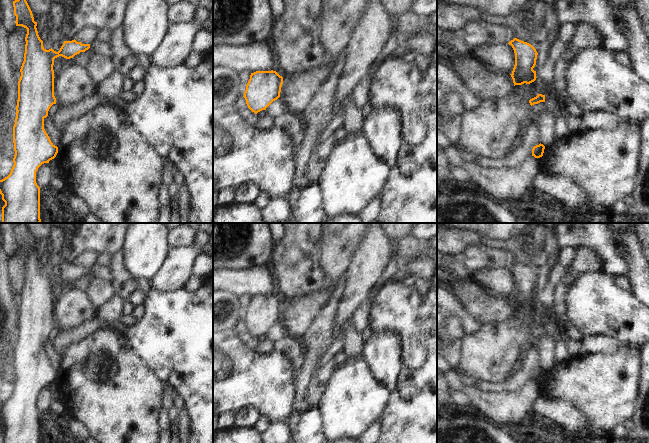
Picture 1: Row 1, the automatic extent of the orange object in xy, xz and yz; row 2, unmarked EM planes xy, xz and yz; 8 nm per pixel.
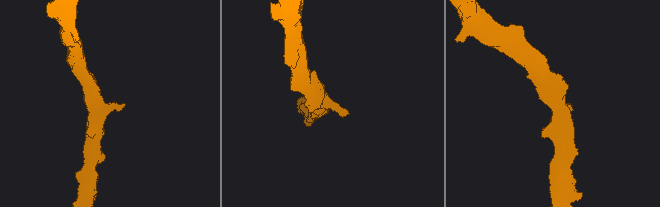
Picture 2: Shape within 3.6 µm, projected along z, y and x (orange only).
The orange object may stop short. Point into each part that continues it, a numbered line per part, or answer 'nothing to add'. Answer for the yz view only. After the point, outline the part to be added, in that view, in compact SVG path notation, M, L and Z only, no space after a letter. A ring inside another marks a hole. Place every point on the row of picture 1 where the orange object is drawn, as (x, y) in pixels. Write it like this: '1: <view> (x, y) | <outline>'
nothing to add

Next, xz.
nothing to add

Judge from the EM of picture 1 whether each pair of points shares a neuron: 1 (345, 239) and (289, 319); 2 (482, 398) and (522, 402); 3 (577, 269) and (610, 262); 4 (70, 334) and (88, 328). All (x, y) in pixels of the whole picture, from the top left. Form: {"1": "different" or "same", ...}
{"1": "same", "2": "same", "3": "different", "4": "same"}

